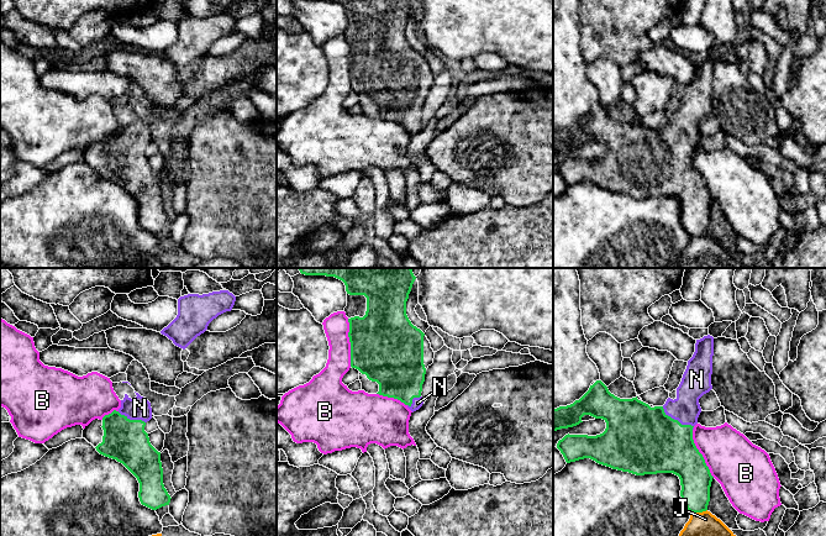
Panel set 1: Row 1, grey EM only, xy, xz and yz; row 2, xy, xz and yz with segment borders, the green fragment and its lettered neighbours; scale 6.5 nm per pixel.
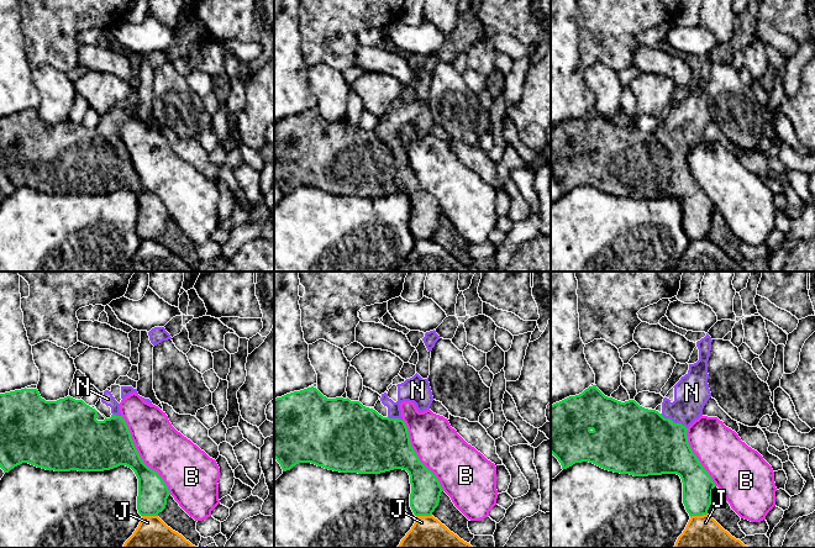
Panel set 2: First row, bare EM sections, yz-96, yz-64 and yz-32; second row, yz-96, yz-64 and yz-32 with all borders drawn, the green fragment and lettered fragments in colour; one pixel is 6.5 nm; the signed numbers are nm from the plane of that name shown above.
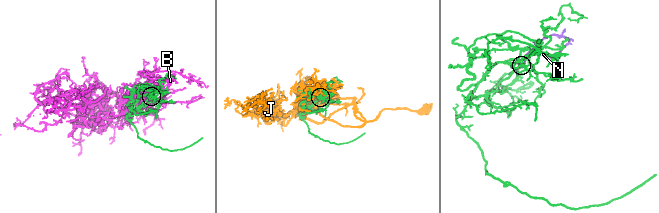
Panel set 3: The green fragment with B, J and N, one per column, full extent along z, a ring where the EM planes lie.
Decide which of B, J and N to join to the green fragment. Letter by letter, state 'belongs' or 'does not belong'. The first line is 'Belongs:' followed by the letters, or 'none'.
Belongs: N
B: does not belong
J: does not belong
N: belongs

